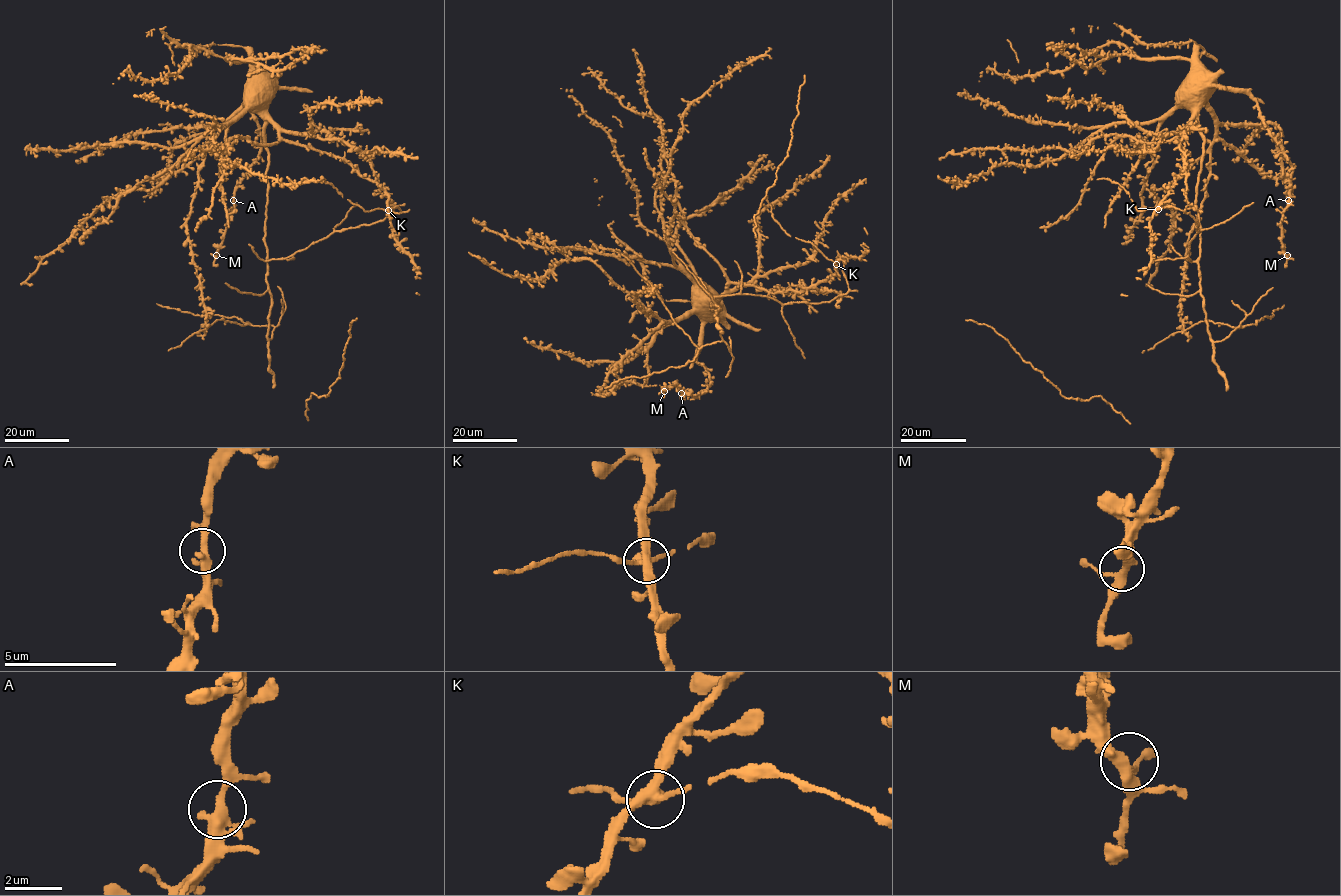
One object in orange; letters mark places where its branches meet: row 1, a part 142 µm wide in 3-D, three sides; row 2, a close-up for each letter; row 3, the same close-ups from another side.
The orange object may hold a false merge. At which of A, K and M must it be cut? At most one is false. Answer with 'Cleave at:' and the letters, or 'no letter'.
Cleave at: no letter

